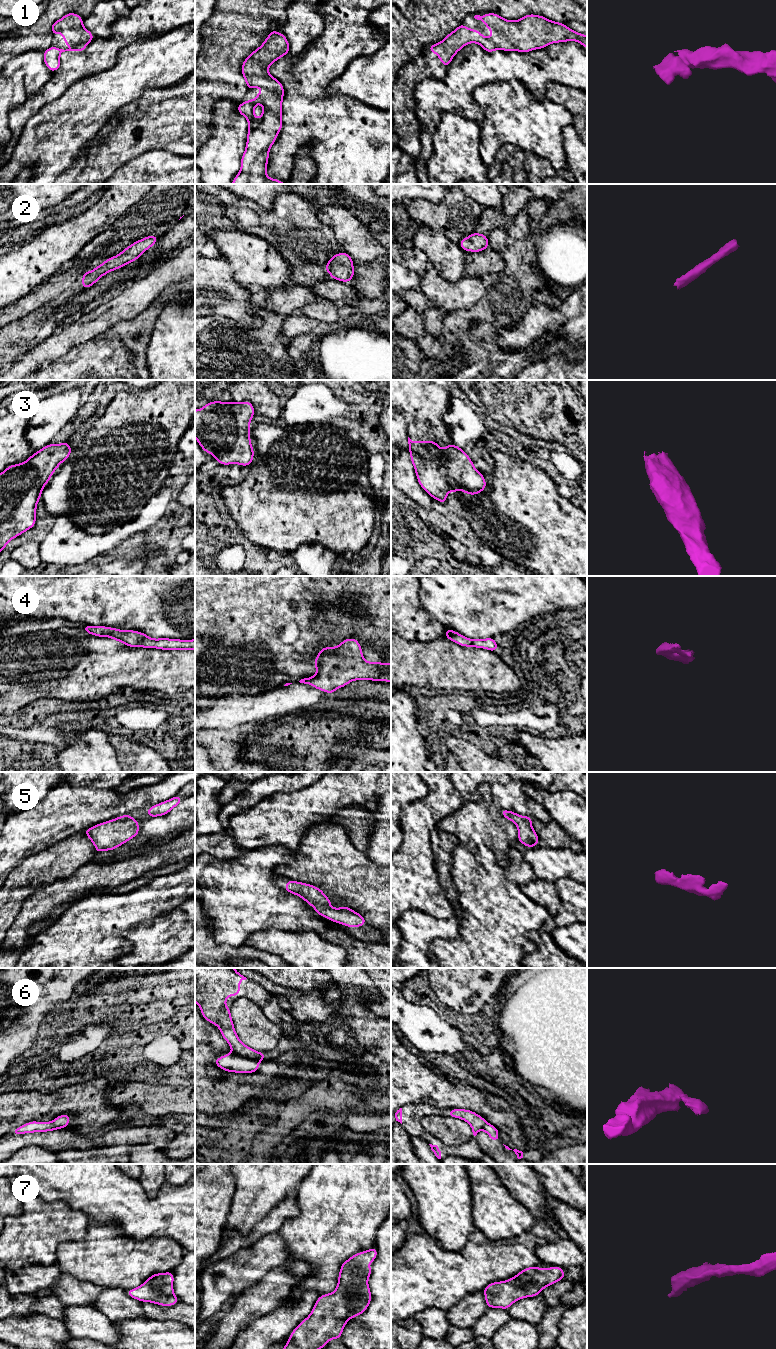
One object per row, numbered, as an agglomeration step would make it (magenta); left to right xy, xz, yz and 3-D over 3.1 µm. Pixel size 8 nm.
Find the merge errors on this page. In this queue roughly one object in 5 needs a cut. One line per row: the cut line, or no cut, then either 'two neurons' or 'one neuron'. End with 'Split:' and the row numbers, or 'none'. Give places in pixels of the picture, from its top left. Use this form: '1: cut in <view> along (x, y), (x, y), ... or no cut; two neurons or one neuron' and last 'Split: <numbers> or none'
1: no cut; one neuron
2: no cut; one neuron
3: no cut; one neuron
4: no cut; one neuron
5: no cut; one neuron
6: cut in xz along (233, 1052), (256, 1061); two neurons
7: no cut; one neuron
Split: 6

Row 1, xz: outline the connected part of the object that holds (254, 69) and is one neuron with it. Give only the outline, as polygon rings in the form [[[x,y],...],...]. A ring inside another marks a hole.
[[[273,28],[267,35],[262,45],[247,56],[241,66],[242,75],[246,81],[248,90],[255,87],[263,88],[257,93],[254,100],[246,99],[242,104],[238,103],[238,113],[243,115],[249,124],[245,151],[241,157],[241,169],[234,177],[231,184],[286,184],[278,179],[267,177],[267,163],[269,151],[275,143],[278,133],[282,130],[282,101],[284,98],[284,86],[282,82],[271,76],[268,68],[279,58],[289,54],[290,46],[287,38],[281,32],[276,32]],[[258,103],[263,106],[263,113],[259,119],[255,118],[254,109]]]

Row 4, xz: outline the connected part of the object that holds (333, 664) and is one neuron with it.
[[[355,638],[345,639],[336,647],[321,648],[314,663],[318,673],[299,682],[330,695],[354,680],[391,683],[391,663],[367,662]]]

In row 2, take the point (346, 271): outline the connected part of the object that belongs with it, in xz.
[[[344,251],[333,255],[323,268],[332,279],[347,283],[353,279],[355,273],[353,259]]]

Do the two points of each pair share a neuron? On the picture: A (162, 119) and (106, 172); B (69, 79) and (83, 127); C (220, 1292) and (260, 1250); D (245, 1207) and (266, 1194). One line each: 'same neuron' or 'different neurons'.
A: same neuron
B: different neurons
C: same neuron
D: same neuron

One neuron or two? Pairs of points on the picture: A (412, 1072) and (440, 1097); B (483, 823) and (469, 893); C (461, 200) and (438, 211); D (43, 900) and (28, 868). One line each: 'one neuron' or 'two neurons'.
A: one neuron
B: two neurons
C: one neuron
D: two neurons

